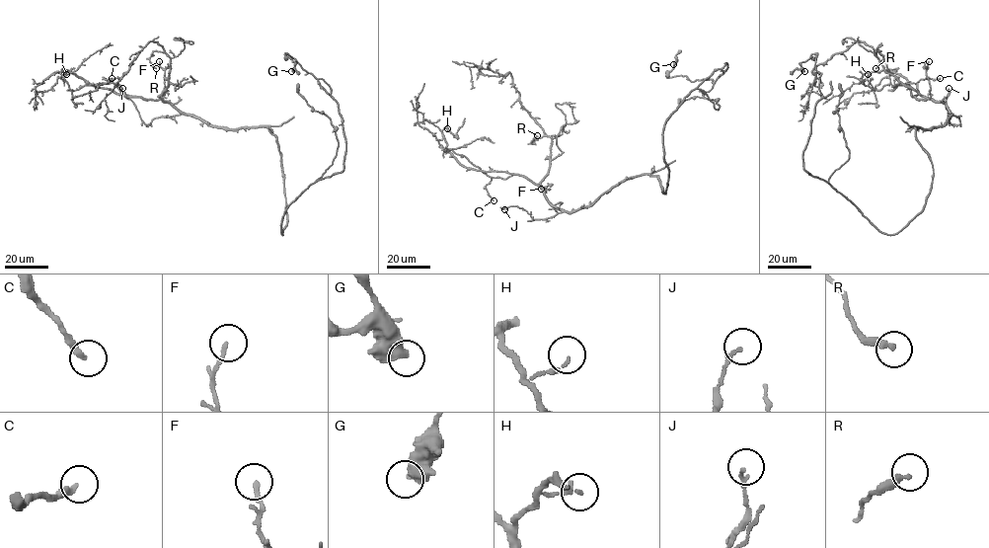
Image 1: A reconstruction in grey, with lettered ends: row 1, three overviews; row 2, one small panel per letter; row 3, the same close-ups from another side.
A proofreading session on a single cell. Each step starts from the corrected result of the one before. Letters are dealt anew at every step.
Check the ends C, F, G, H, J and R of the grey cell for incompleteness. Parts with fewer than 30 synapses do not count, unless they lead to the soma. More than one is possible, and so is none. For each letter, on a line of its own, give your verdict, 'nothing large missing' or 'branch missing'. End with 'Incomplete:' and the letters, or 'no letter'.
C: nothing large missing
F: nothing large missing
G: nothing large missing
H: nothing large missing
J: nothing large missing
R: nothing large missing
Incomplete: no letter

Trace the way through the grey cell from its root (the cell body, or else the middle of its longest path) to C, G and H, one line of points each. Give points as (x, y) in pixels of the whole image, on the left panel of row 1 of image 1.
C: (280, 159), (275, 137), (267, 127), (212, 126), (179, 113), (163, 100), (126, 95), (104, 78), (112, 78)
G: (280, 159), (282, 234), (285, 209), (341, 173), (345, 151), (331, 87), (284, 54), (291, 71)
H: (280, 159), (275, 137), (267, 127), (212, 126), (163, 100), (116, 94), (66, 74)

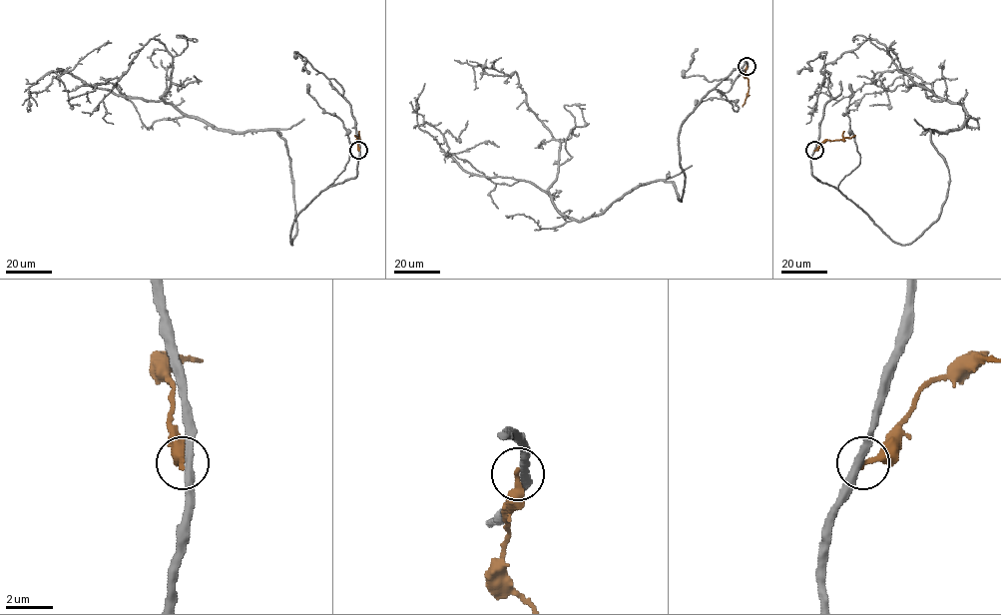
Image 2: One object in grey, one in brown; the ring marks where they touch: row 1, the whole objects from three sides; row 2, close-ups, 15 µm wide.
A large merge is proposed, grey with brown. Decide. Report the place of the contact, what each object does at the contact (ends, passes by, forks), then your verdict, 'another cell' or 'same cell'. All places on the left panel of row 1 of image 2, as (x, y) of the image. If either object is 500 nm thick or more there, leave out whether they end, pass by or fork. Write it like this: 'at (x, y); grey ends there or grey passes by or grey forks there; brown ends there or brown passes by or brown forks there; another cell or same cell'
at (358, 150); grey passes by; brown ends there; another cell

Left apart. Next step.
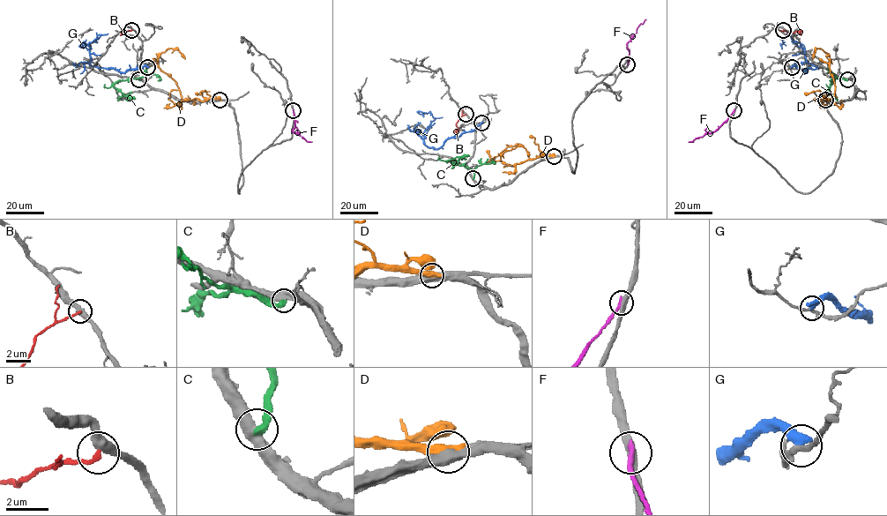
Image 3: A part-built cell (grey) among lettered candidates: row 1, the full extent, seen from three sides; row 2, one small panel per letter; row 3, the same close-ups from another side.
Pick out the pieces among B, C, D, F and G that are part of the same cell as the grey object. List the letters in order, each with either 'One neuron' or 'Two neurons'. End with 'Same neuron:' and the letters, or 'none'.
B: Two neurons
C: Two neurons
D: Two neurons
F: Two neurons
G: Two neurons
Same neuron: none

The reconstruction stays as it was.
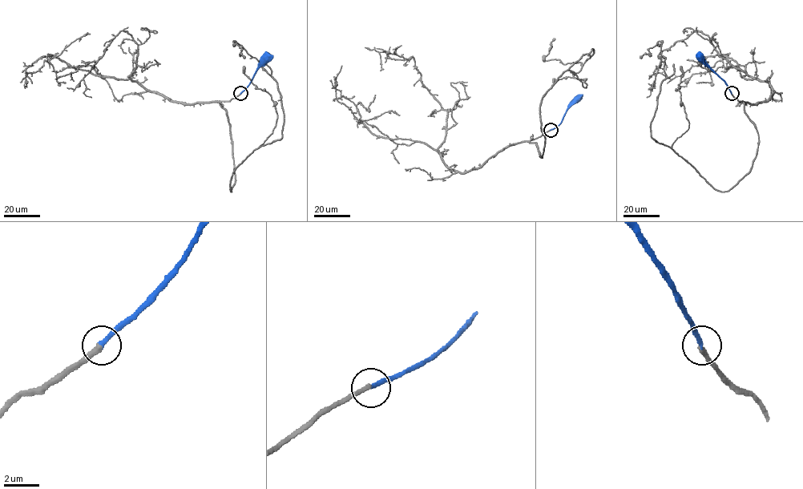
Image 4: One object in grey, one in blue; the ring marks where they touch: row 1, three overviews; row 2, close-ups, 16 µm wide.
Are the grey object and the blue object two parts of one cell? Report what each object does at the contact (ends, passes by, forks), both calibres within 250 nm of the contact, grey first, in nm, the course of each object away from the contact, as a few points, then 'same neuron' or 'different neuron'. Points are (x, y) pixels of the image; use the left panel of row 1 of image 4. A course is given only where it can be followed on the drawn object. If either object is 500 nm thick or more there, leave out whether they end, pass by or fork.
grey ends there; blue ends there; 280 nm thick on the grey side, 260 nm on the other; grey runs (240, 93), (219, 102), (230, 125), (231, 191), (233, 171), (282, 137), (272, 70), (233, 42), (244, 58); blue runs (240, 93), (268, 57); same neuron

